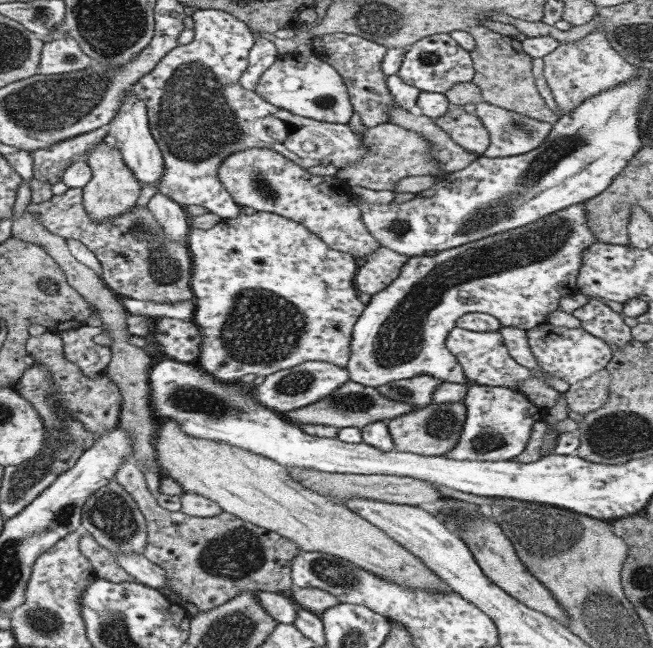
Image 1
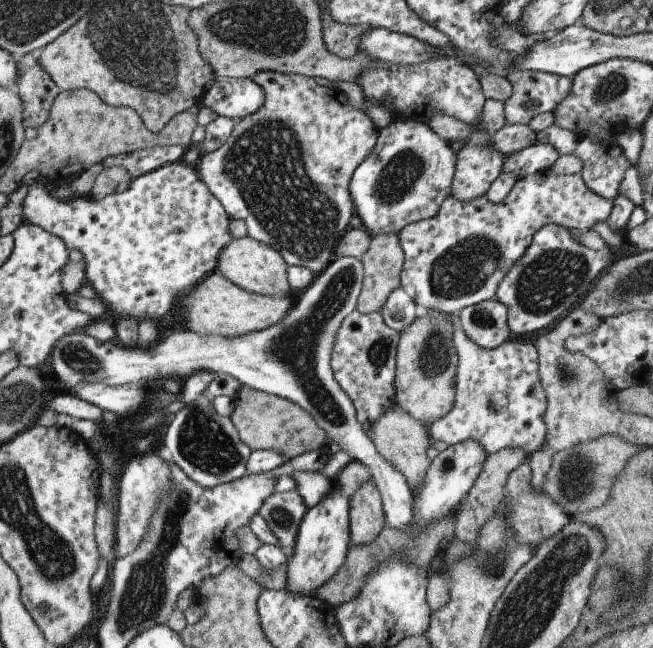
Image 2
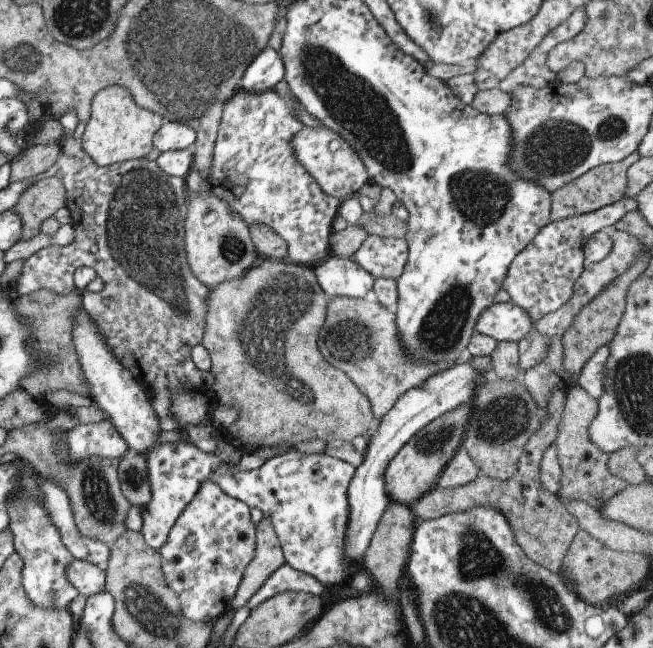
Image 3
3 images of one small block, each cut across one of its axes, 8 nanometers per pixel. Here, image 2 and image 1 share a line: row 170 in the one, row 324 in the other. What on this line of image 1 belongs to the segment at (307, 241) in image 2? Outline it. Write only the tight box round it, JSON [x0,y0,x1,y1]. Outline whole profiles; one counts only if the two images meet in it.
[187,211,365,381]

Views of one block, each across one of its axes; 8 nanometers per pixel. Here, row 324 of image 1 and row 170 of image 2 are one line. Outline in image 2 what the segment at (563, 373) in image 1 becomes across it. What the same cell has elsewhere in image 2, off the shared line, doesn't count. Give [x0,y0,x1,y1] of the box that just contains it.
[399,167,613,314]

